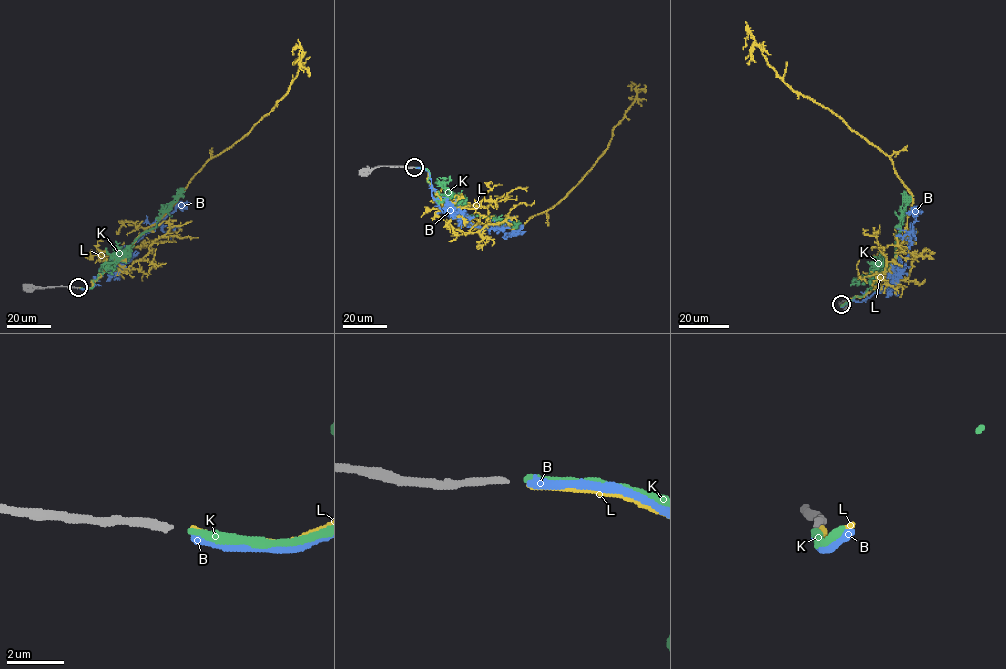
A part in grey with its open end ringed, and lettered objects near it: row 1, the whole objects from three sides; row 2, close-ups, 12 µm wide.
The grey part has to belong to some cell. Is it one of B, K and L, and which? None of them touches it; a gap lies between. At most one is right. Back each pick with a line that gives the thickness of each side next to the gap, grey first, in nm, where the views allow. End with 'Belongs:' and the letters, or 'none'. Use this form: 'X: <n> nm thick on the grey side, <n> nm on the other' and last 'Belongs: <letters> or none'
K: 240 nm thick on the grey side, 240 nm on the other
Belongs: K

